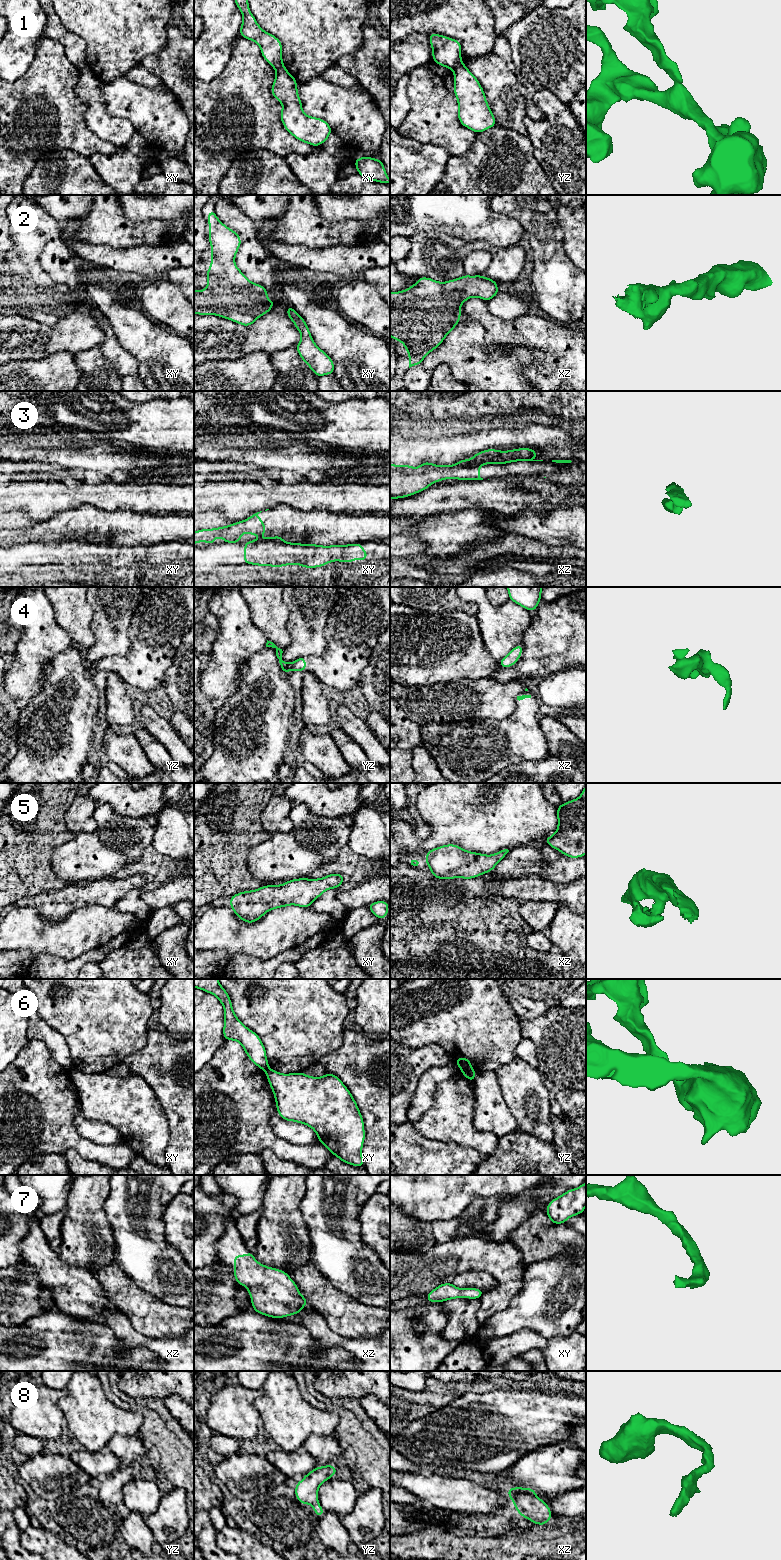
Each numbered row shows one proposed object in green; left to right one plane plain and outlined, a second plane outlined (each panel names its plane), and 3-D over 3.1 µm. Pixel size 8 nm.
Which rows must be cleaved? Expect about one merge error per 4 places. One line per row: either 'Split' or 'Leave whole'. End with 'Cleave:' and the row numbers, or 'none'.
1: Split
2: Leave whole
3: Split
4: Leave whole
5: Leave whole
6: Split
7: Leave whole
8: Leave whole
Cleave: 1, 3, 6

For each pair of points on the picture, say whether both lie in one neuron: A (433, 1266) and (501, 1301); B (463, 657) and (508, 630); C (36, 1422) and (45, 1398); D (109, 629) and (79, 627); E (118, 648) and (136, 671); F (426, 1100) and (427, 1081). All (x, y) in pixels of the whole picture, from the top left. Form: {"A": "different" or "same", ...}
{"A": "same", "B": "different", "C": "same", "D": "different", "E": "different", "F": "same"}

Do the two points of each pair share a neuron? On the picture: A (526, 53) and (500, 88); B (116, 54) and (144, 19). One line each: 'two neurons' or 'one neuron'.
A: two neurons
B: one neuron

